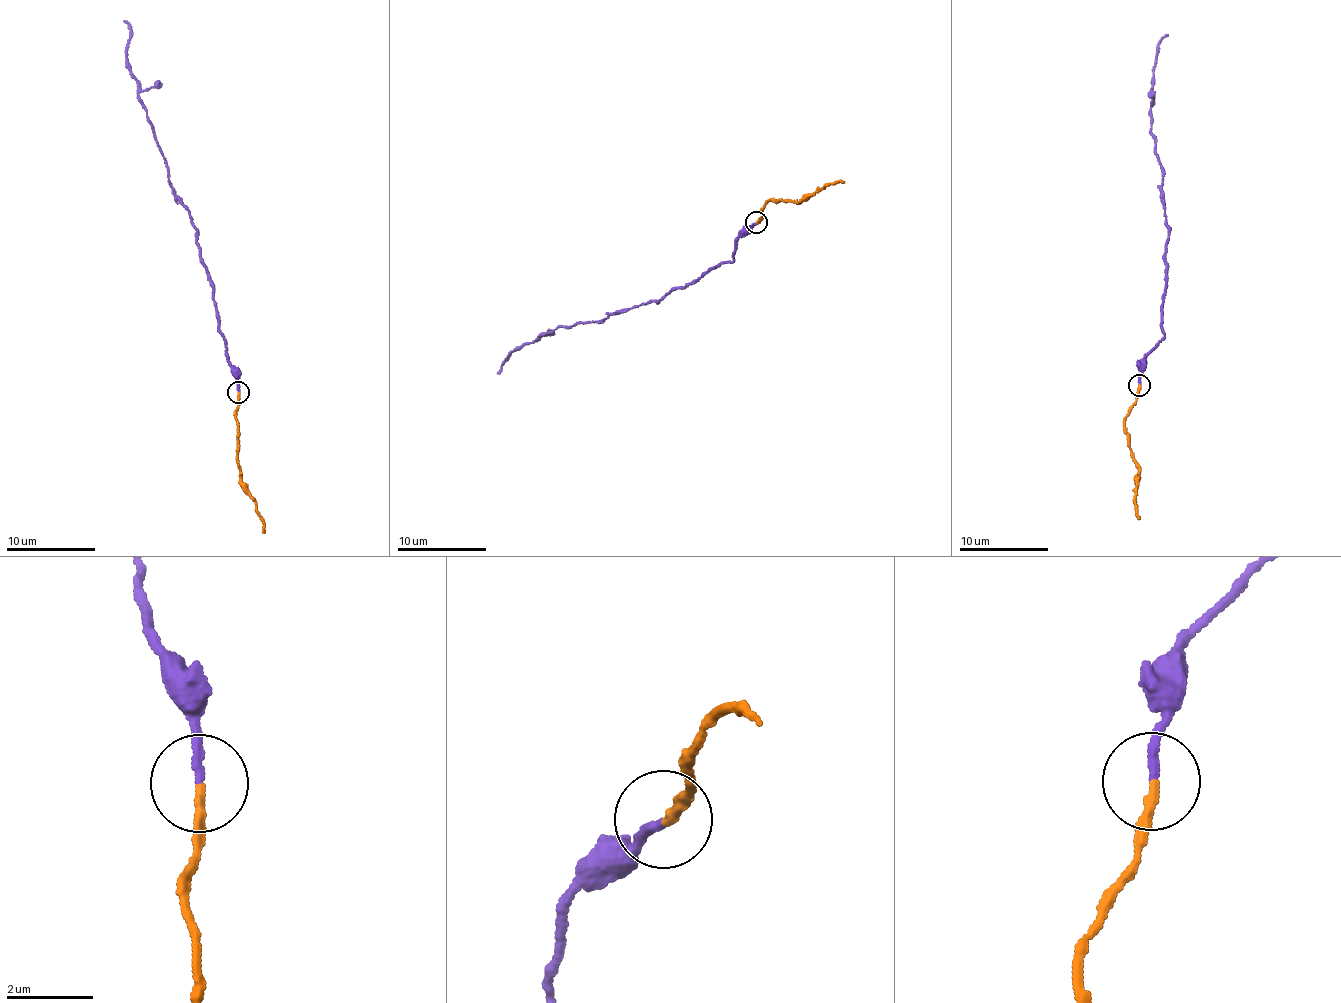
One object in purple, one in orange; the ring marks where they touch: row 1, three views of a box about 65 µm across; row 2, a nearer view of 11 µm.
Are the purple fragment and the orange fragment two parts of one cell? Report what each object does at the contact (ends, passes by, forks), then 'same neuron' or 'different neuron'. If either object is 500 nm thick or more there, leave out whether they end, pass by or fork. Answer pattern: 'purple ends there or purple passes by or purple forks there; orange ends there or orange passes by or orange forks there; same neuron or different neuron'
purple ends there; orange ends there; different neuron

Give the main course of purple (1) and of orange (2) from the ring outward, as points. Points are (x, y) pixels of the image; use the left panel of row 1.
1: (238, 393), (238, 369), (225, 354), (196, 227), (168, 181), (168, 166), (126, 56), (129, 29), (124, 20)
2: (238, 393), (240, 485), (253, 499), (263, 533)

